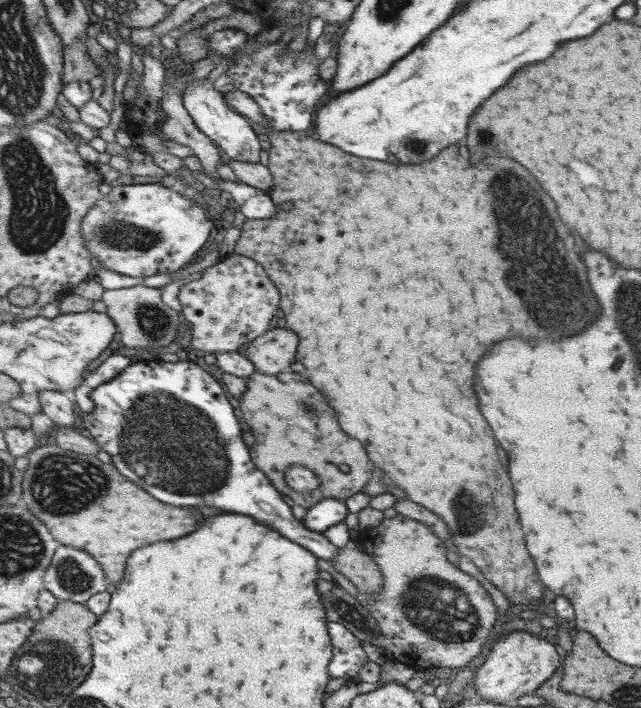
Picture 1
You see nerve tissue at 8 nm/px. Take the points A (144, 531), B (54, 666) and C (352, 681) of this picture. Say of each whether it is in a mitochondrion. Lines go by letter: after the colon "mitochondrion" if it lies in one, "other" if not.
A: other
B: mitochondrion
C: other

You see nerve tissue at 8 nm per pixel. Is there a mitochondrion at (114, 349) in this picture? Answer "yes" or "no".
no

